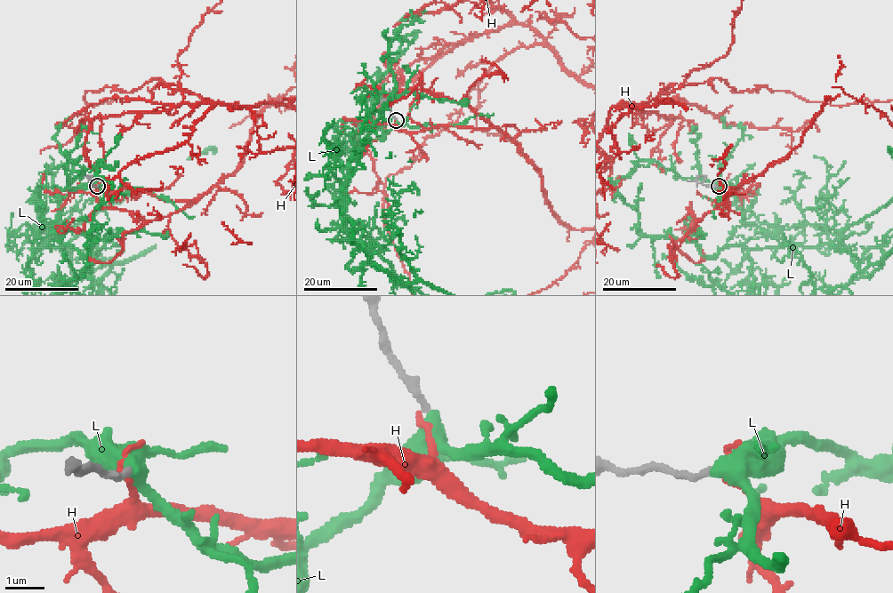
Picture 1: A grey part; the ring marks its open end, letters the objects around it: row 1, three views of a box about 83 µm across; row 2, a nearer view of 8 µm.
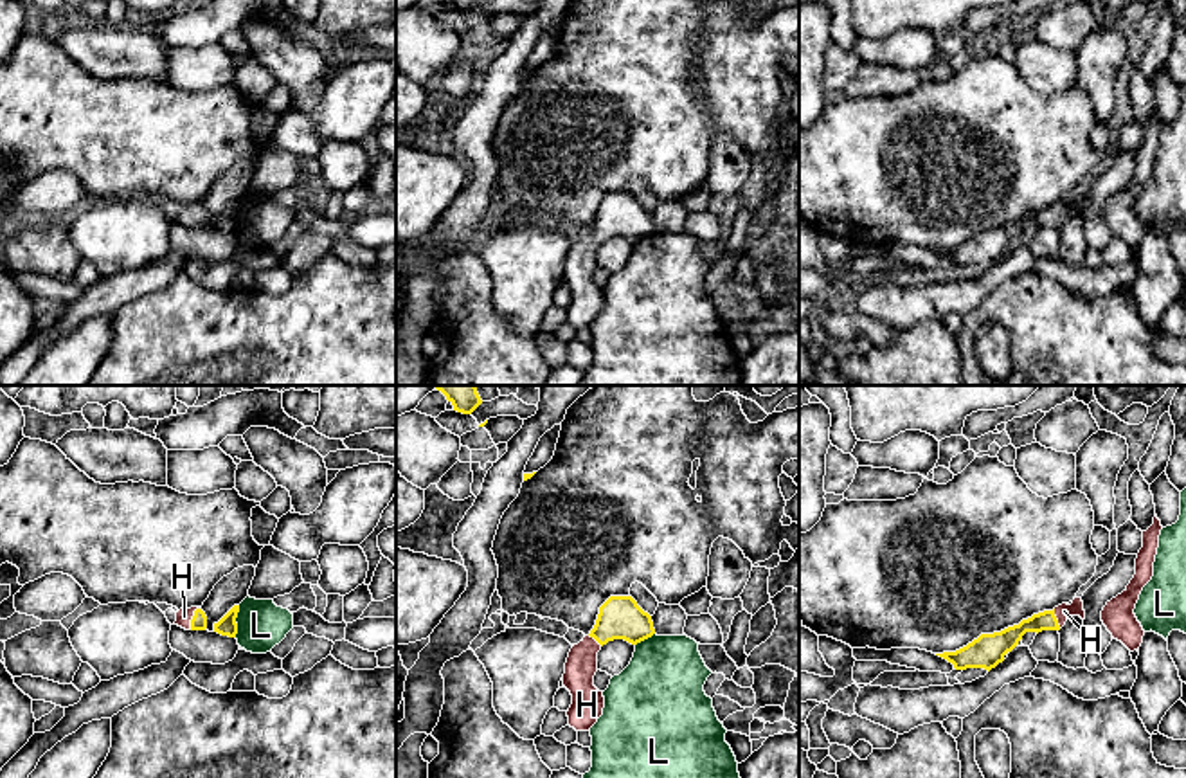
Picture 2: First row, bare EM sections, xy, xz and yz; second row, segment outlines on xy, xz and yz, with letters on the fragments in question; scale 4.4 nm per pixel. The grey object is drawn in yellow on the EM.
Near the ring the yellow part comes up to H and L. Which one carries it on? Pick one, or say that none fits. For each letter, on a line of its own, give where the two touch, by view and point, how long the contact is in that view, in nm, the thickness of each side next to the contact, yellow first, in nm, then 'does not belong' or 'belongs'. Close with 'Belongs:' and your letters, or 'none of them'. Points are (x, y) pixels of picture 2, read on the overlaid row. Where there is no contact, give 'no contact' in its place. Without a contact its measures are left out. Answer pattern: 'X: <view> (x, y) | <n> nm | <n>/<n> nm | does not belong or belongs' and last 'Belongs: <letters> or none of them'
H: xy (193, 618) | 110 nm | 70/70 nm | belongs
L: xy (234, 622) | 150 nm | 90/220 nm | does not belong
Belongs: H

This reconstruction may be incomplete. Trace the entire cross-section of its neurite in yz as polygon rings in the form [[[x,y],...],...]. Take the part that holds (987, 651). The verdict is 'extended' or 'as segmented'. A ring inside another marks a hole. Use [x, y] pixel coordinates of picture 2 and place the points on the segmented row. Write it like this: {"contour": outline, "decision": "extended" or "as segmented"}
{"contour": [[[1074,598],[1071,605],[1062,603],[1053,611],[1044,611],[1022,620],[1019,625],[1008,627],[1001,632],[981,634],[977,639],[956,652],[936,654],[954,665],[956,670],[984,668],[992,670],[1004,661],[1026,632],[1060,630],[1069,616],[1085,620],[1082,598]]], "decision": "extended"}

